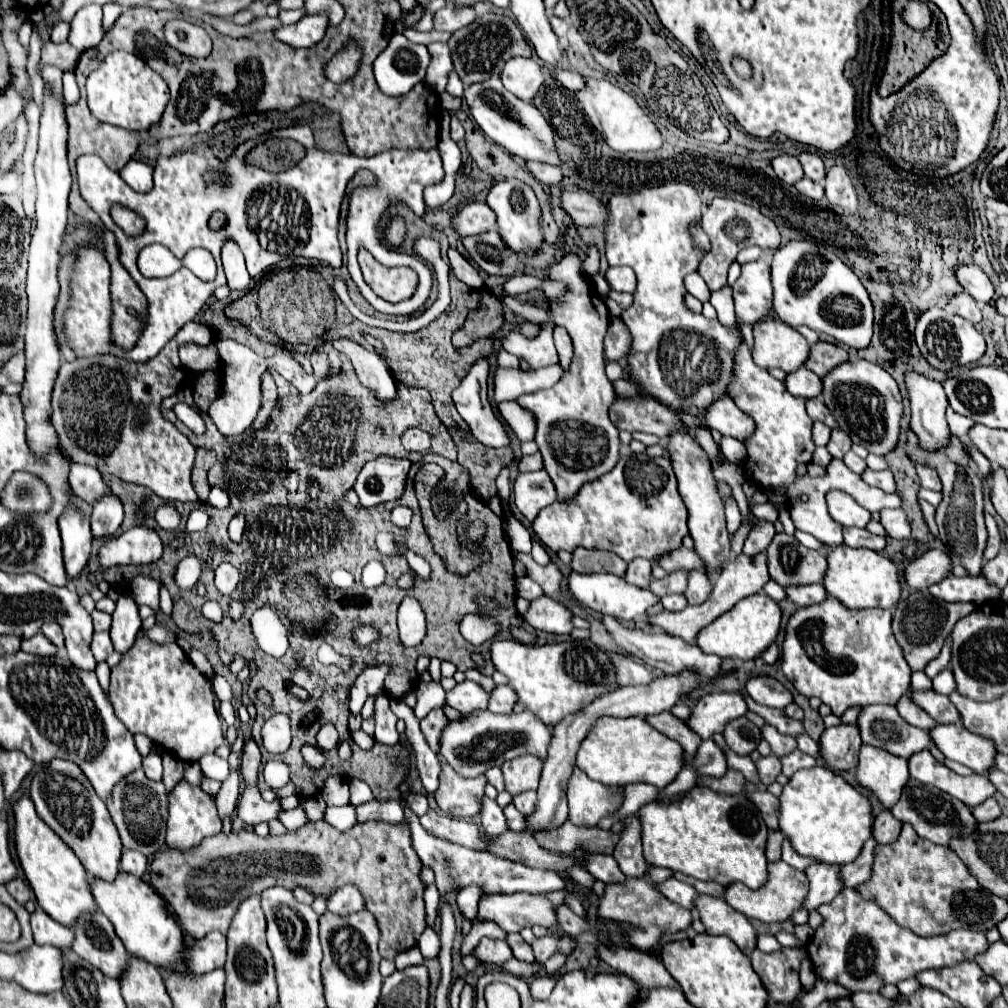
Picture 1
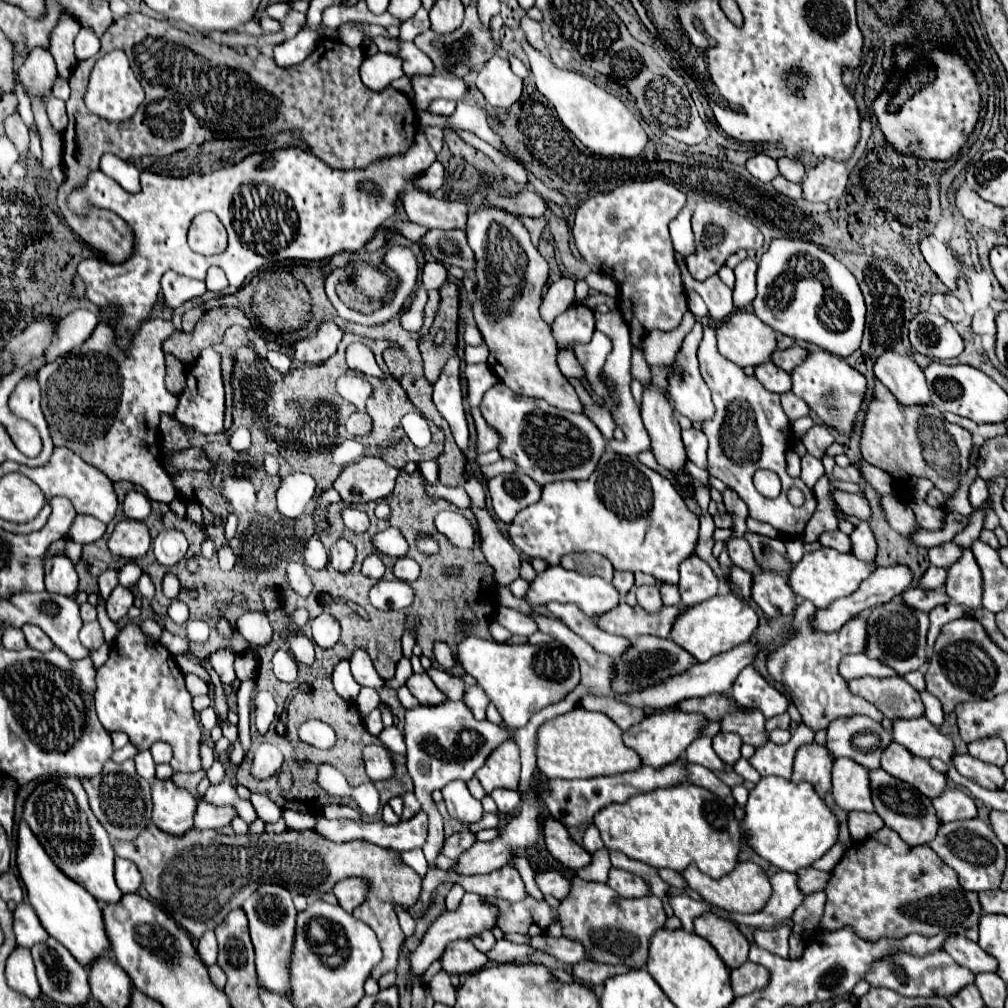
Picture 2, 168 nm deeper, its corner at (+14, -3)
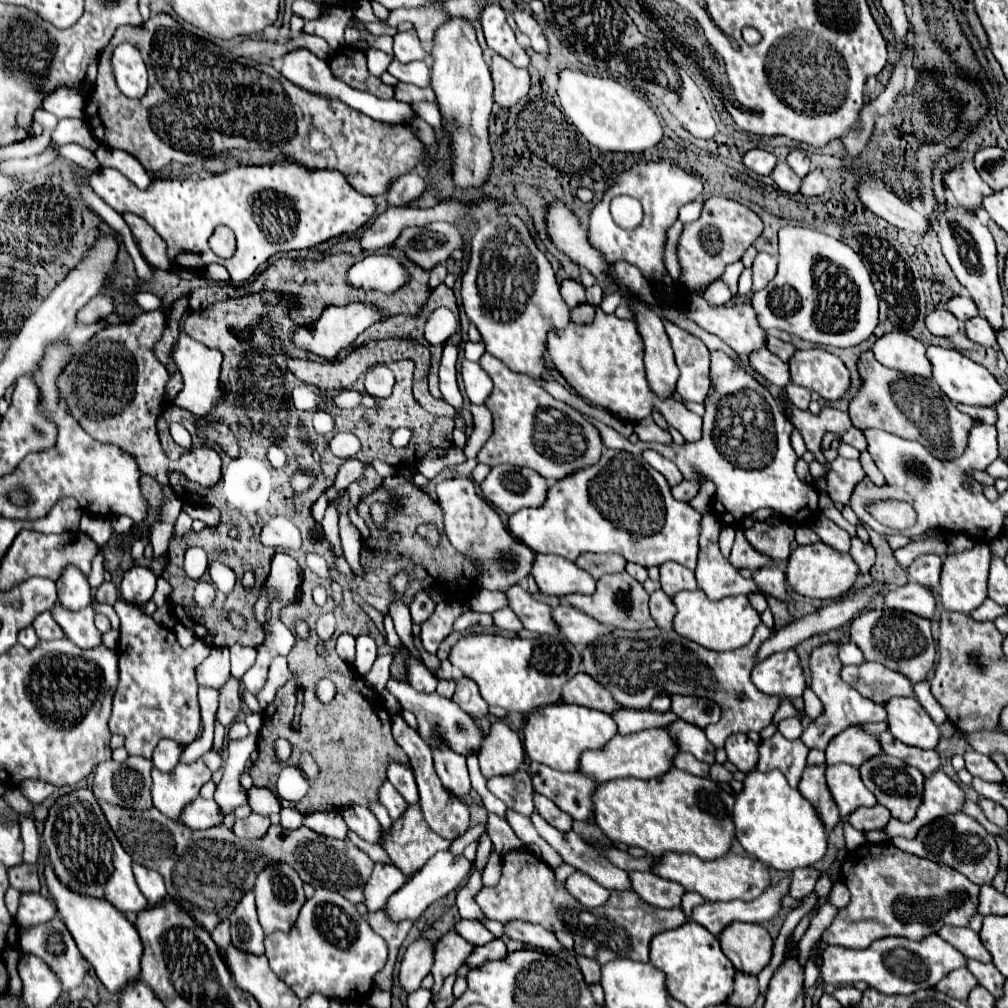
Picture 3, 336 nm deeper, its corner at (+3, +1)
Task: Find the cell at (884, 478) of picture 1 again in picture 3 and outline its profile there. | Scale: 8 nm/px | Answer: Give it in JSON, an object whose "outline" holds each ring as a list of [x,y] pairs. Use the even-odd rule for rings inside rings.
{"outline":[[[837,457],[831,463],[831,473],[827,475],[827,495],[833,503],[849,503],[849,497],[859,481],[865,479],[865,471],[859,461],[849,461],[843,457]]]}

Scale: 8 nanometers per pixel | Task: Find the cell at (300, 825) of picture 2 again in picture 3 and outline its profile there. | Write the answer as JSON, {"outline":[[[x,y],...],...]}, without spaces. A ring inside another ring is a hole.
{"outline":[[[295,807],[281,809],[281,825],[285,829],[299,829],[299,827],[303,827],[303,819],[305,819],[305,815],[301,811],[297,811]]]}

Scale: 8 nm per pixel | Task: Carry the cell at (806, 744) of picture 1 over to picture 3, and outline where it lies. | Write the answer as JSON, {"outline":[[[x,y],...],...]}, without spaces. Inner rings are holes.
{"outline":[[[783,719],[777,727],[787,739],[797,739],[803,733],[803,725],[801,725],[799,719]]]}

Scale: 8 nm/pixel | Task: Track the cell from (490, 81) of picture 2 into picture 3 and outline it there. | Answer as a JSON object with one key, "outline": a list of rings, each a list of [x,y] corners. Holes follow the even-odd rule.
{"outline":[[[493,55],[491,61],[491,77],[495,85],[495,103],[501,107],[513,107],[519,103],[531,87],[531,77],[527,69],[519,69],[511,65],[511,61],[501,55]]]}

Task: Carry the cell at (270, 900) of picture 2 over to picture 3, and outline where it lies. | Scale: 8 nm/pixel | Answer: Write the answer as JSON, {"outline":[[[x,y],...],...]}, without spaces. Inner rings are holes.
{"outline":[[[279,863],[279,867],[267,867],[267,871],[259,873],[257,883],[255,883],[255,899],[257,899],[257,913],[259,913],[259,923],[265,931],[265,935],[271,935],[275,931],[289,933],[293,923],[297,921],[297,915],[305,903],[305,893],[303,893],[303,881],[299,879],[297,871],[287,867],[285,863]]]}

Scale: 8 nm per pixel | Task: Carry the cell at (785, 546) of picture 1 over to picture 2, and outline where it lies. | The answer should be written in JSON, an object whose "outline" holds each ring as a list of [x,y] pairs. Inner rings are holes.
{"outline":[[[746,531],[744,539],[750,543],[750,547],[754,551],[754,559],[758,561],[758,565],[762,569],[780,573],[780,575],[788,575],[792,565],[786,559],[786,547],[780,539],[770,539],[770,537],[752,533],[752,531]]]}

